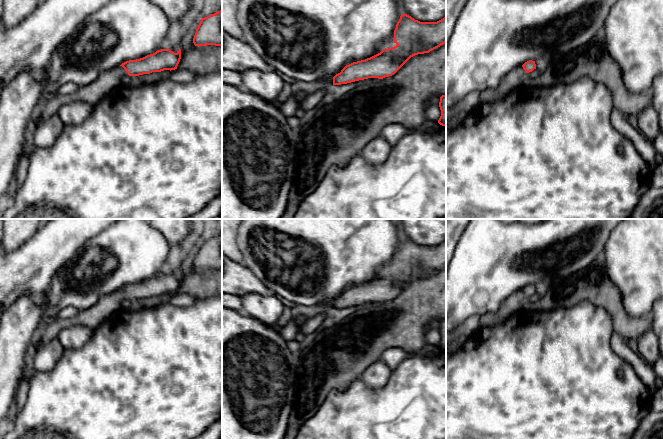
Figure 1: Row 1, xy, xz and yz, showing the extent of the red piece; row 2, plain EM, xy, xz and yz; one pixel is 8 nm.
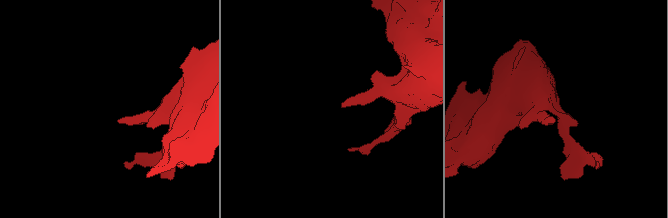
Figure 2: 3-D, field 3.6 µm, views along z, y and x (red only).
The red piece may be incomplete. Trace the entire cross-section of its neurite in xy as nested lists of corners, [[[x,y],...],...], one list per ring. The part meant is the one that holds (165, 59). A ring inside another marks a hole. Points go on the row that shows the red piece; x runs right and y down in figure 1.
[[[161,49],[143,58],[126,61],[112,70],[104,71],[94,82],[78,87],[73,93],[59,93],[44,99],[41,106],[35,112],[31,128],[57,114],[64,105],[84,101],[93,107],[96,106],[110,92],[121,87],[121,81],[125,75],[139,76],[152,72],[175,70],[180,59],[181,49],[177,53],[170,49]]]

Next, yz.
[[[532,60],[514,68],[502,79],[496,89],[489,89],[480,93],[480,103],[490,103],[503,99],[512,91],[527,86],[529,82],[526,79],[526,75],[534,69],[536,69],[536,64]]]

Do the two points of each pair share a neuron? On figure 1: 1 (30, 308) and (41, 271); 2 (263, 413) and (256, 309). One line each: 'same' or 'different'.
1: different
2: different

